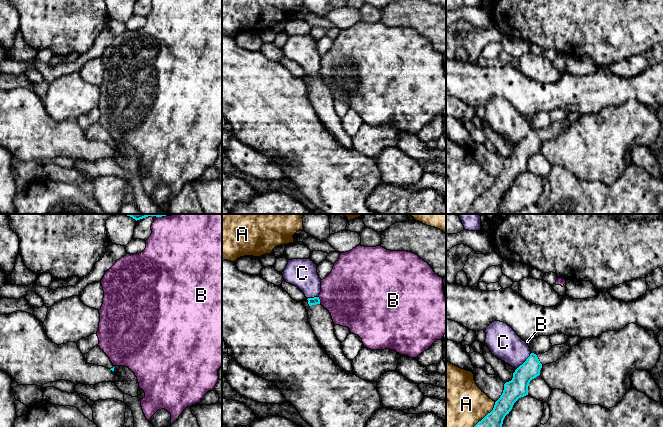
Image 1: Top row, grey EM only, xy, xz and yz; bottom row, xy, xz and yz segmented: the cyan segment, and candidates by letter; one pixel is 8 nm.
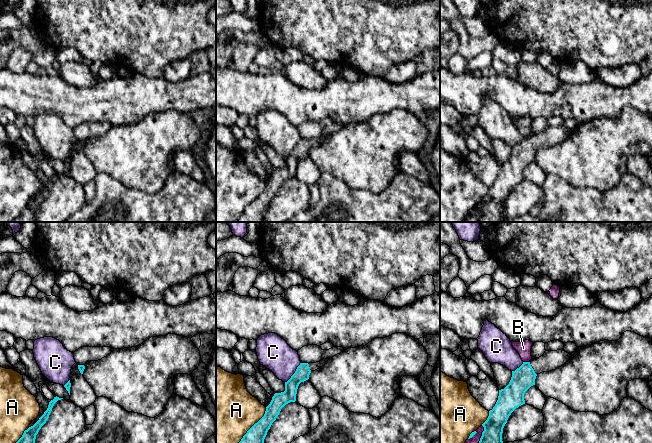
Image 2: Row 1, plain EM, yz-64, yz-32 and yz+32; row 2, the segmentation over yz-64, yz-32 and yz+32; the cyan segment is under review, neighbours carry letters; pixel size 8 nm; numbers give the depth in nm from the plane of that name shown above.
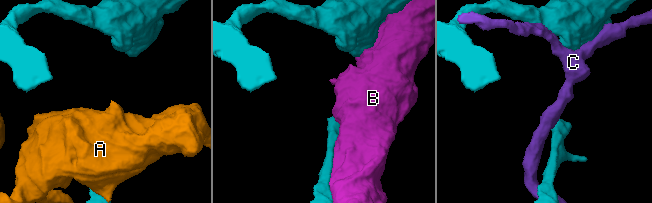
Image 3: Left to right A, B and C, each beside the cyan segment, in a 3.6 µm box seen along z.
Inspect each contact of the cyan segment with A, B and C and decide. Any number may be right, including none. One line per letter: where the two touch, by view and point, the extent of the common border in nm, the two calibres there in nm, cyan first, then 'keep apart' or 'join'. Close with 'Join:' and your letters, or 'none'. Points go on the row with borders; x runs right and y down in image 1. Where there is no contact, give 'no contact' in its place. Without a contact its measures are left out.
A: yz (487, 414) | 260 nm | 140/400 nm | keep apart
B: xz (319, 300) | 70 nm | 60/440 nm | keep apart
C: yz (525, 361) | 180 nm | 160/240 nm | keep apart
Join: none

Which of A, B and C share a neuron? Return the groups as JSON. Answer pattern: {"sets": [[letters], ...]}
{"sets": [["A"], ["B"], ["C"]]}

